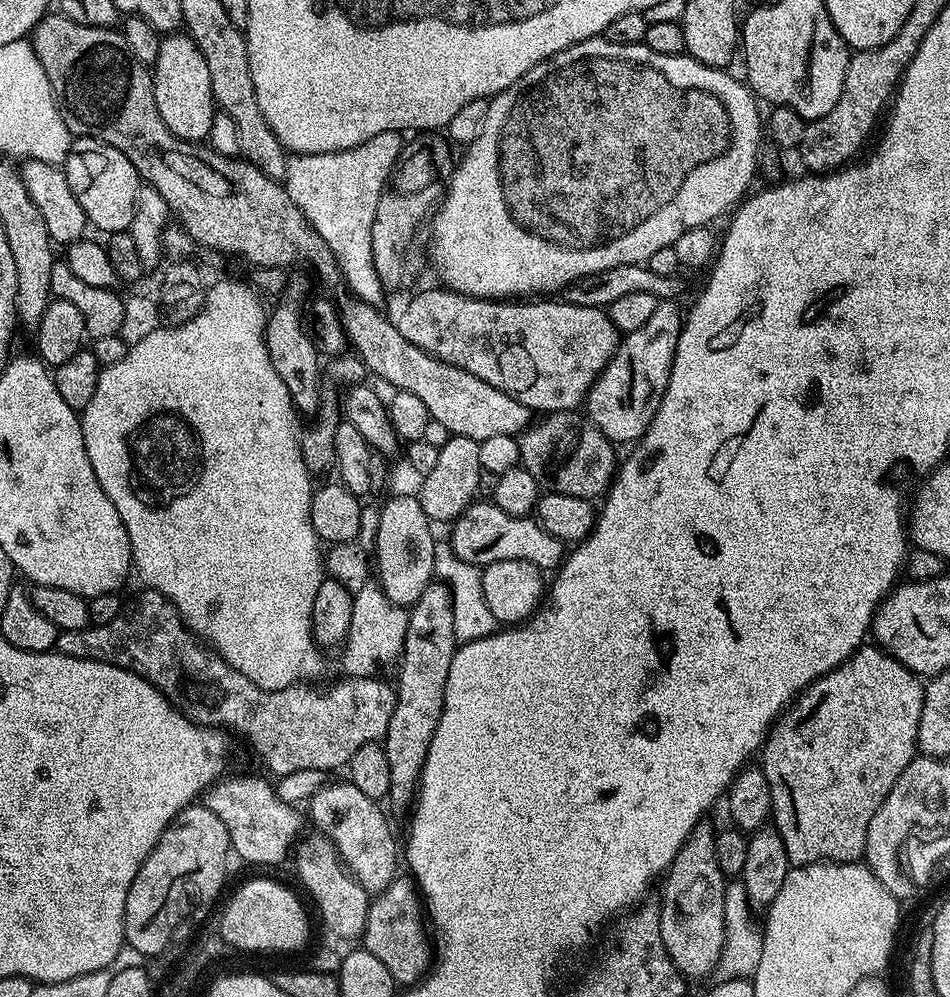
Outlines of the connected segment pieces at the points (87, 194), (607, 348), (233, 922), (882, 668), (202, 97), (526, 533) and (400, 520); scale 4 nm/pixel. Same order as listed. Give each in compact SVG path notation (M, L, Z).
M76 138L62 167L70 190L74 190L74 198L78 198L78 206L82 206L93 229L96 227L103 234L128 231L142 181L122 150L95 138Z
M447 286L435 287L418 293L401 310L400 317L395 317L394 323L402 338L439 360L482 378L482 382L490 382L490 386L510 394L510 398L522 402L536 414L579 409L622 339L622 334L602 308L574 306L567 302L559 304L556 298L540 298L535 302L493 302L453 292Z
M248 880L228 900L218 933L232 950L292 952L308 940L308 916L300 900L276 880Z
M868 647L857 648L846 662L805 688L781 712L764 741L762 767L770 782L771 819L786 846L789 865L857 863L864 854L870 818L878 814L894 782L918 755L916 739L924 701L921 677L883 648Z
M180 30L165 35L151 72L152 93L162 122L179 140L207 141L218 107L212 98L209 67L191 37Z
M474 502L458 519L451 521L452 552L461 564L483 566L494 562L521 560L542 570L559 569L564 563L566 544L548 533L540 521L531 515L514 516L498 510L491 502Z
M400 494L382 508L374 542L374 572L378 586L392 604L406 608L412 605L422 590L433 581L434 540L428 515L422 510L419 497Z

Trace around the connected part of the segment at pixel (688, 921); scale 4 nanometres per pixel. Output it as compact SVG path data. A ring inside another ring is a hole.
M701 822L693 828L663 877L664 893L658 899L662 940L674 966L689 981L711 977L715 973L726 934L726 877L718 866L718 854L714 854L716 832L707 823Z

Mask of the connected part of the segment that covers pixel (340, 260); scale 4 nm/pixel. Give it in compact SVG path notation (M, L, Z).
M383 131L346 151L326 154L293 153L286 161L282 179L291 201L311 222L312 228L330 247L341 279L355 299L381 309L386 290L378 278L373 258L373 224L381 192L404 150L403 135Z

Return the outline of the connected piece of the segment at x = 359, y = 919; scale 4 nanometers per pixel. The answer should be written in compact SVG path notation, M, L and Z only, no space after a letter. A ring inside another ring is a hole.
M317 836L317 838L303 840L301 839L293 847L292 863L294 862L296 866L299 880L320 910L325 924L332 931L344 936L361 937L371 904L370 894L344 869L336 848L329 839Z

